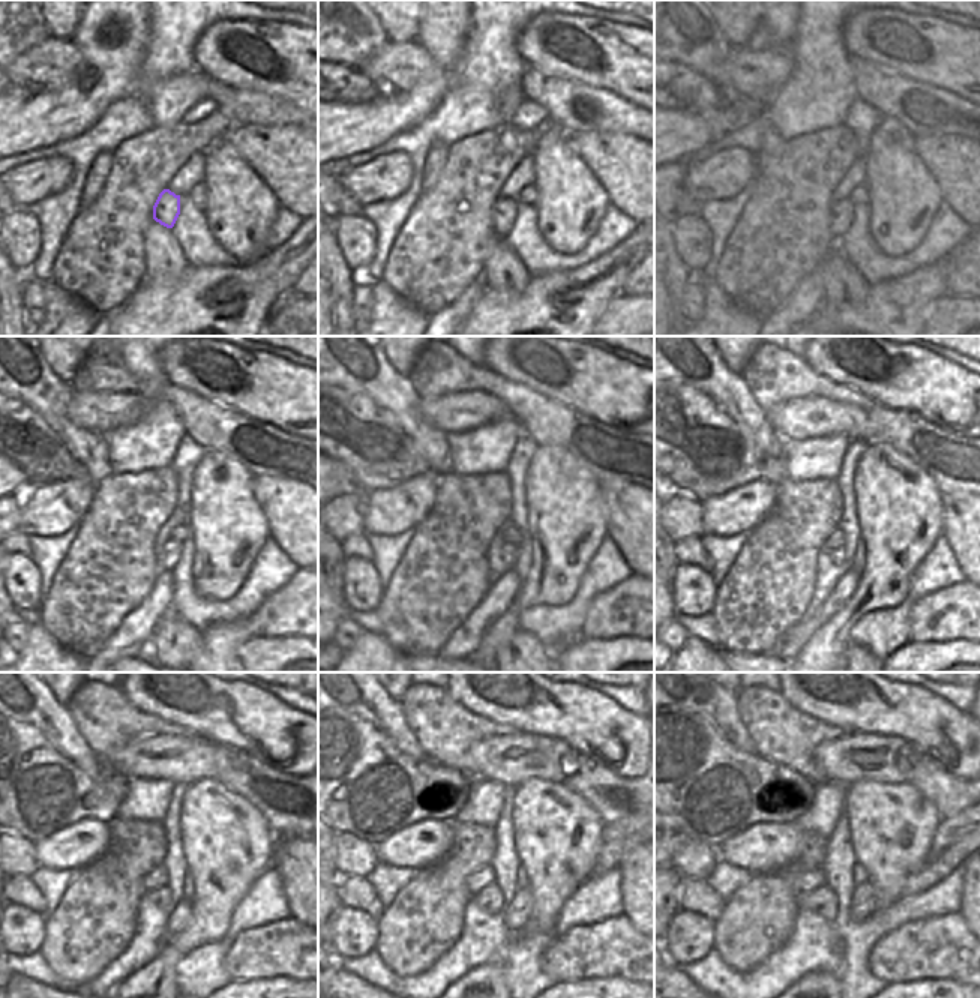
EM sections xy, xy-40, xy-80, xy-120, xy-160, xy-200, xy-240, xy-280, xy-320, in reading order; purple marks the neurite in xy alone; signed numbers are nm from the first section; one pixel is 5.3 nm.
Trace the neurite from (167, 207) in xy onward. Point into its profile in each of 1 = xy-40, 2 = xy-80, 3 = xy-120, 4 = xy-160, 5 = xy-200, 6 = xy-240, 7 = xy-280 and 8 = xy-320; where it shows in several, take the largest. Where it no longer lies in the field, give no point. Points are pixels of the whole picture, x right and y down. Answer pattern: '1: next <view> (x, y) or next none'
1: next xy-40 (505, 209)
2: next xy-80 (841, 216)
3: next xy-120 (167, 557)
4: next xy-160 (500, 560)
5: next xy-200 (836, 557)
6: next xy-240 (161, 895)
7: next xy-280 (490, 899)
8: next xy-320 (821, 901)

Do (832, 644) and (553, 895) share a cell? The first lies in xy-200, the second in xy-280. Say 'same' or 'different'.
same

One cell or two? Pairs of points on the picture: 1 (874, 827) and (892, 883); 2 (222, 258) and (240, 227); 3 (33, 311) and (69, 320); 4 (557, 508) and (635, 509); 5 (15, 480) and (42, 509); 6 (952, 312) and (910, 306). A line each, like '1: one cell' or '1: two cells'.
1: one cell
2: two cells
3: two cells
4: two cells
5: two cells
6: two cells

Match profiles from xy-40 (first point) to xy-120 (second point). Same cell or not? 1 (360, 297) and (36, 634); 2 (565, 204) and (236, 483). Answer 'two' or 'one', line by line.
1: two
2: one

